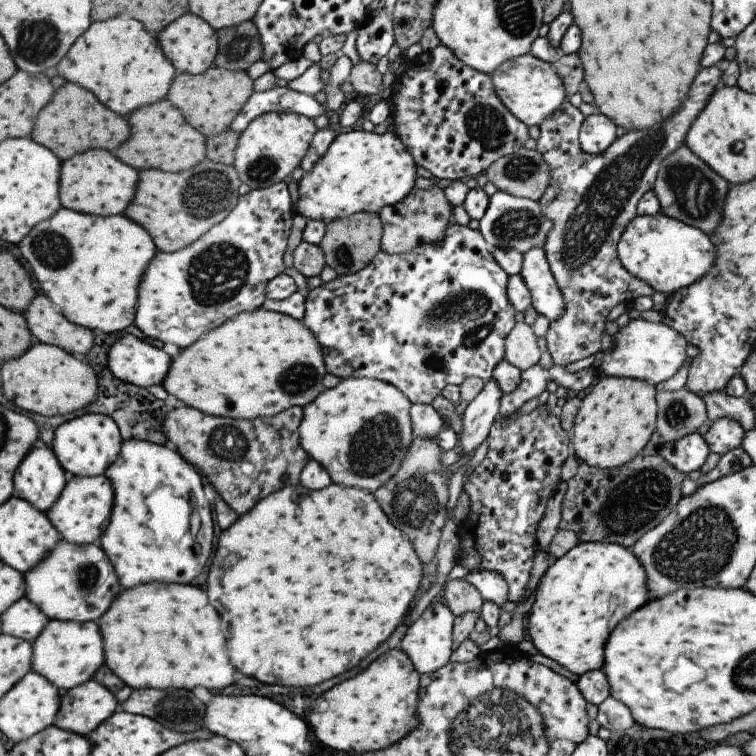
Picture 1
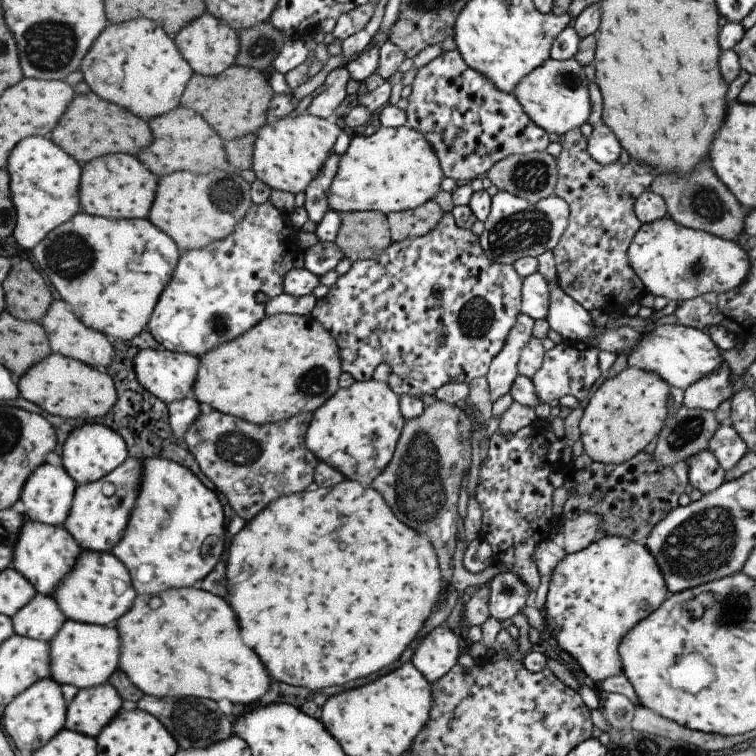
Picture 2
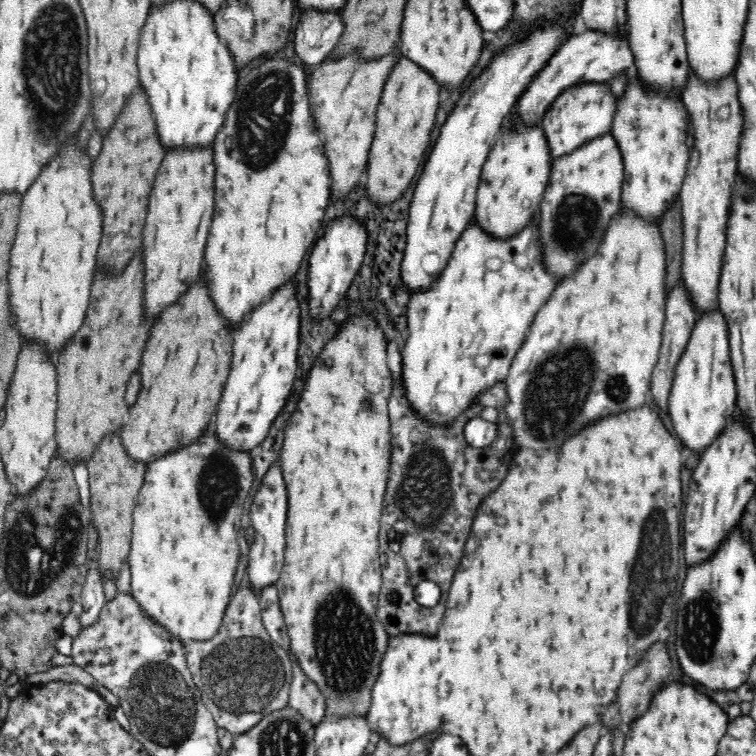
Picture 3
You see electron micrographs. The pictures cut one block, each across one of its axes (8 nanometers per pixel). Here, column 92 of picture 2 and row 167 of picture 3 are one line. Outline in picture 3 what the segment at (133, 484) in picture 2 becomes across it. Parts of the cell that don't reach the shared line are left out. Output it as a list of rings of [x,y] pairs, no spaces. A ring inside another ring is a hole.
[[[517,111],[508,114],[482,165],[475,208],[477,223],[496,238],[510,238],[525,228],[530,218],[538,214],[552,163],[553,156],[540,123],[525,124],[519,120]]]

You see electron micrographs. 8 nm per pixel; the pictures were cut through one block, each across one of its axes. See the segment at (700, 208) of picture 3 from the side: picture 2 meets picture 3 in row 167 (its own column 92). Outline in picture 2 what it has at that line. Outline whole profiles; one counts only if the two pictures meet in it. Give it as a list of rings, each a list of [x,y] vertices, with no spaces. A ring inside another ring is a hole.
[[[108,682],[78,689],[66,704],[63,729],[95,738],[120,710],[120,696]]]

